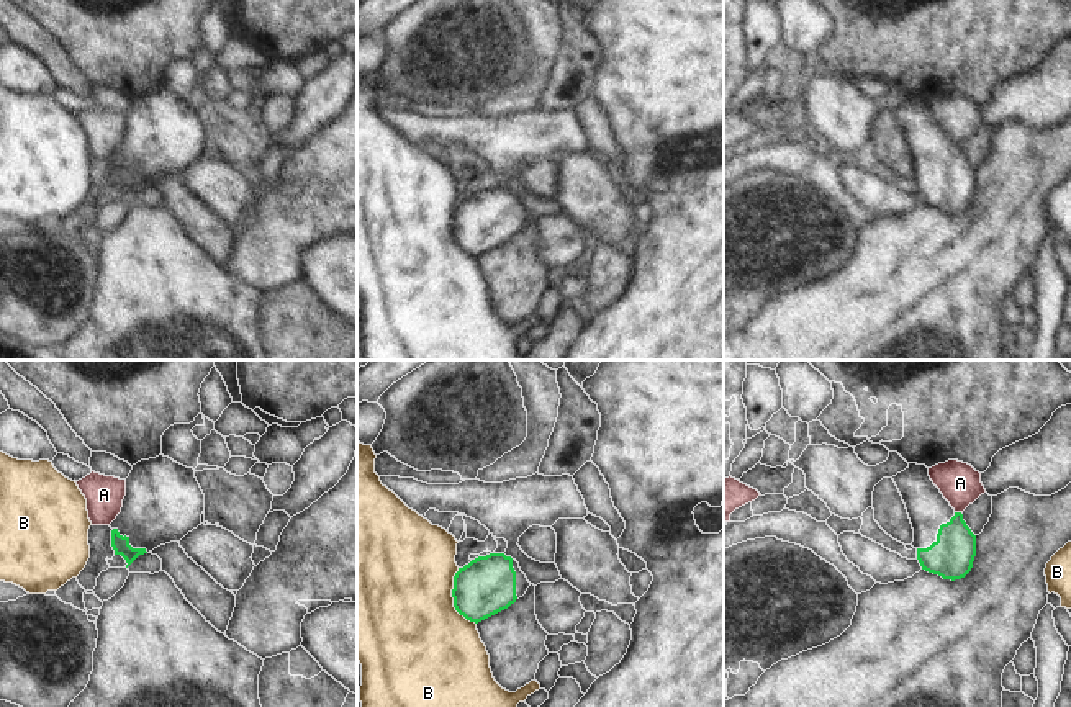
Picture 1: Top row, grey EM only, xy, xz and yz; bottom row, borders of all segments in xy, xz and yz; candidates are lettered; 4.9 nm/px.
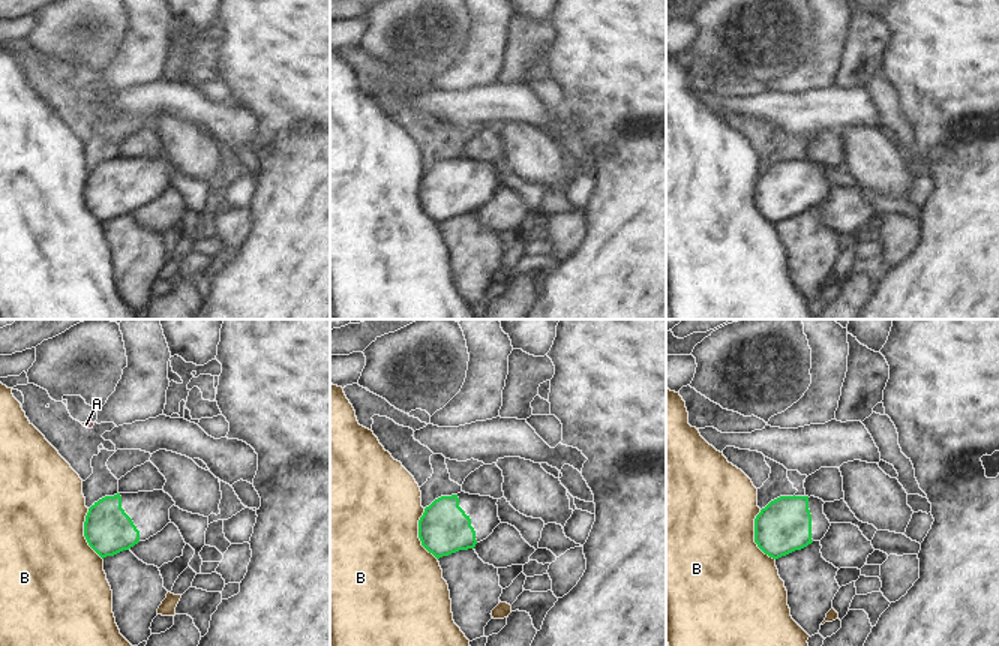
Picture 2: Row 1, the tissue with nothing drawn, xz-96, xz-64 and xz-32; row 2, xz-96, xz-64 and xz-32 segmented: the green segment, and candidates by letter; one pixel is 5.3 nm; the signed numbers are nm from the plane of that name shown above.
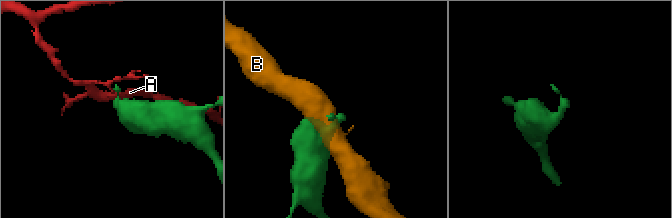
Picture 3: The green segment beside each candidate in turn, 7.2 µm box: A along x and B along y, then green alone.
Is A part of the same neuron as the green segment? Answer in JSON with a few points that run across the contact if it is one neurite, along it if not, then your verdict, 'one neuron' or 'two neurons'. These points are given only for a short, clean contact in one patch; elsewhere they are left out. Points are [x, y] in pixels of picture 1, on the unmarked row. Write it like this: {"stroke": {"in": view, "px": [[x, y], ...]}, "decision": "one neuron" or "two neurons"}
{"stroke": {"in": "yz", "px": [[955, 144], [960, 146]]}, "decision": "two neurons"}

